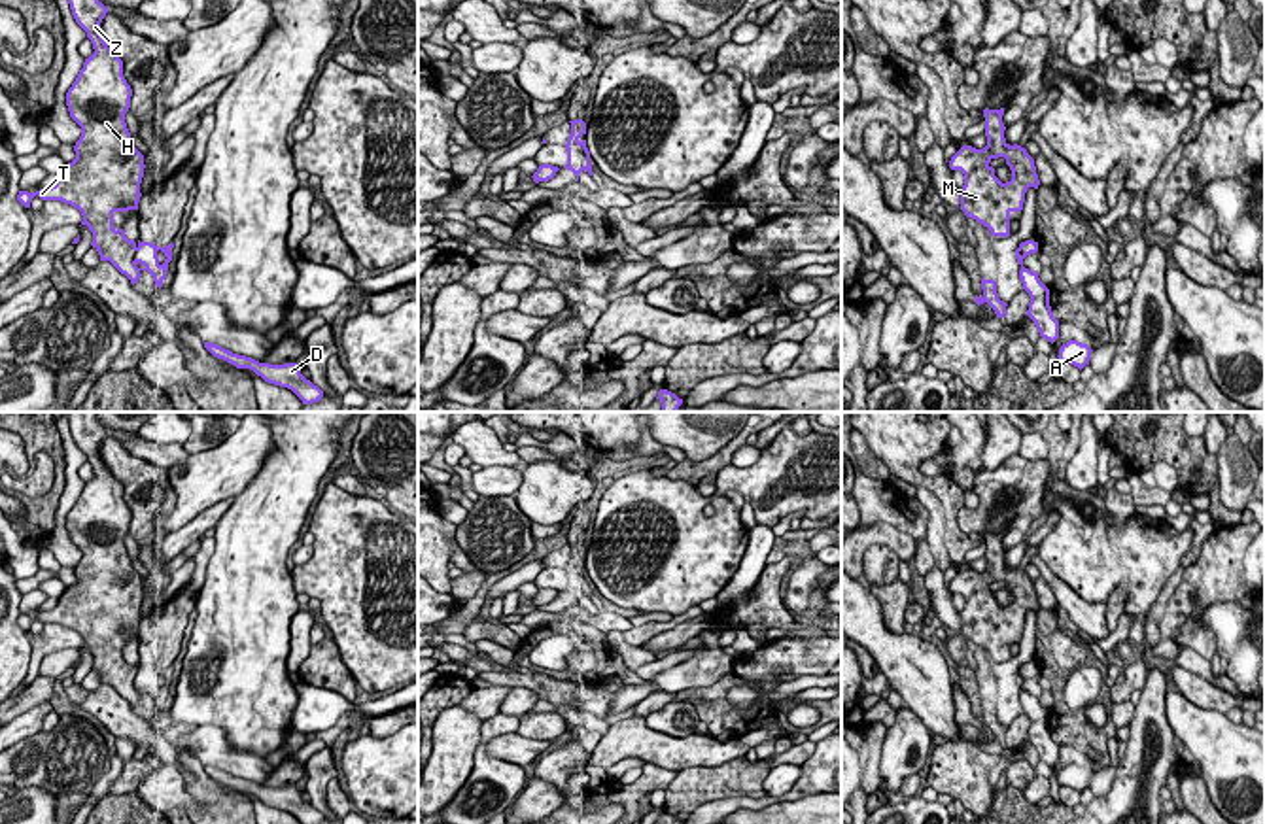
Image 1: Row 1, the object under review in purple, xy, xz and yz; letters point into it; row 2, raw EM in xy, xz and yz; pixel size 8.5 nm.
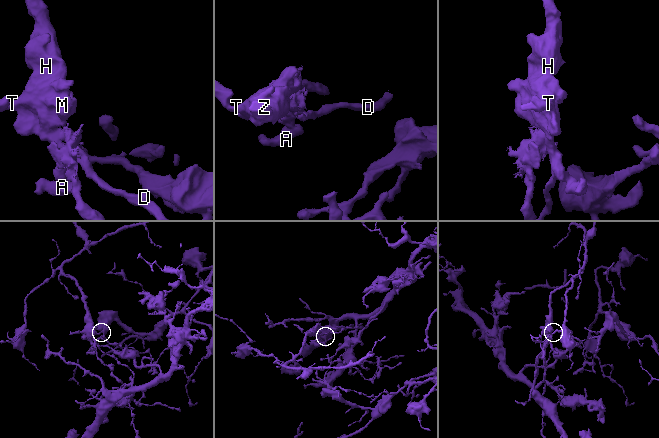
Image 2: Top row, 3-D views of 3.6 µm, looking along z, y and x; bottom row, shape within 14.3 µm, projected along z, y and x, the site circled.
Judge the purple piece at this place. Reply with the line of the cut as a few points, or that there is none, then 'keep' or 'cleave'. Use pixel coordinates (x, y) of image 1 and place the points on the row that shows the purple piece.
cut xy (135, 248), (133, 261), (138, 271); cleave

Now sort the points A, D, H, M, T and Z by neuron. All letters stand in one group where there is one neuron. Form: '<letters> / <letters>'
A H M T Z / D

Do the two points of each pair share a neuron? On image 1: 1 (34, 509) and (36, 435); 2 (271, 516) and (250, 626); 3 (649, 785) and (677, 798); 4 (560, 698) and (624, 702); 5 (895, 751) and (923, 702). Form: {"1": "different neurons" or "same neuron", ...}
{"1": "same neuron", "2": "same neuron", "3": "different neurons", "4": "different neurons", "5": "different neurons"}

